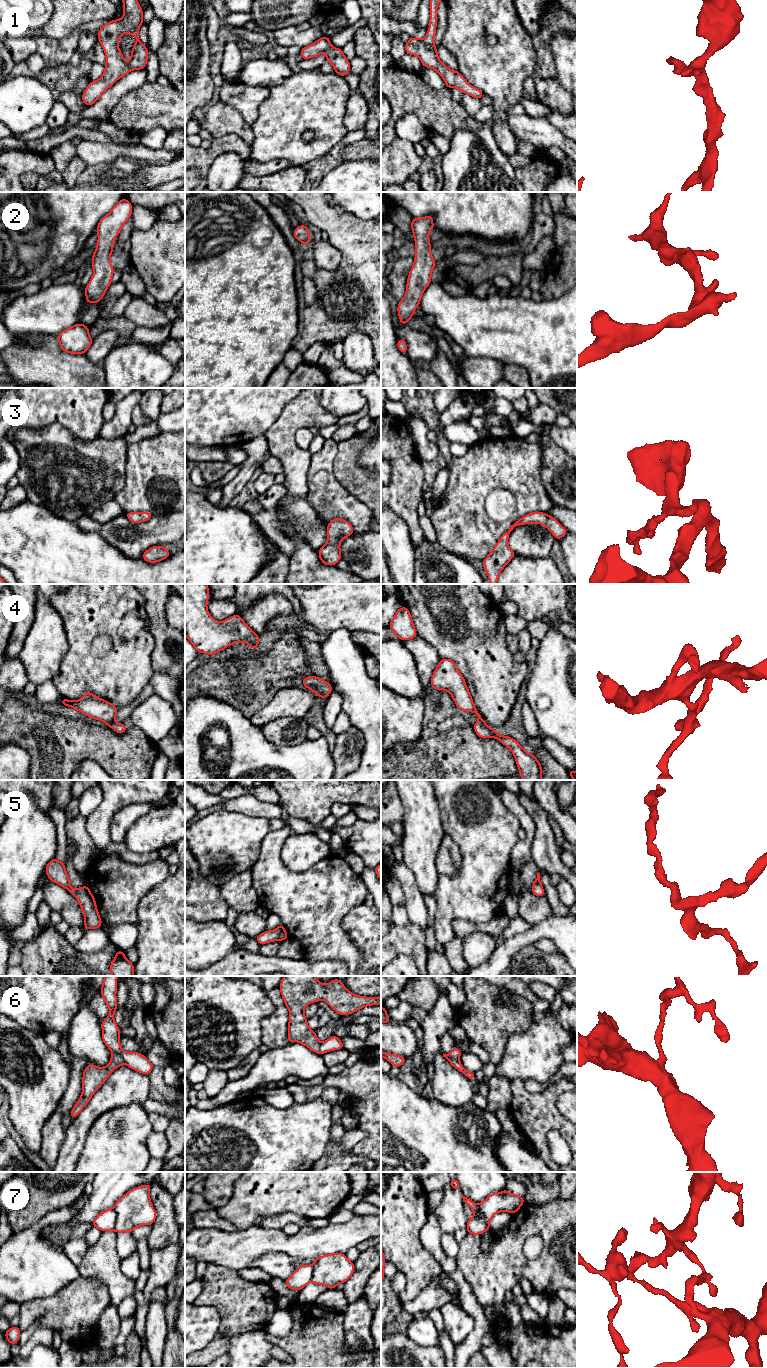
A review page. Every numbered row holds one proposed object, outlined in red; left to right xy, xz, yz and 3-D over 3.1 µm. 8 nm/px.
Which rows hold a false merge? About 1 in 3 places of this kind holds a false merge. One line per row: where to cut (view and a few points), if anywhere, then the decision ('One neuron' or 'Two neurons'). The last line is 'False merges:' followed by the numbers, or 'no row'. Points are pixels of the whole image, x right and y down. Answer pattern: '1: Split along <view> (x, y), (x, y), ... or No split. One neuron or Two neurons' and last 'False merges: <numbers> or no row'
1: No split. One neuron
2: No split. One neuron
3: No split. One neuron
4: No split. One neuron
5: No split. One neuron
6: Split along xy (112, 1052), (117, 1052), (124, 1062). Two neurons
7: Split along xy (112, 1208), (116, 1214), (114, 1229). Two neurons
False merges: 6, 7

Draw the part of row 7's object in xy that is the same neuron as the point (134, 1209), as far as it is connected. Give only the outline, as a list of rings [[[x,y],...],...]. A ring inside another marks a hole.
[[[151,1183],[128,1191],[114,1205],[117,1214],[114,1231],[131,1233],[136,1227],[152,1225],[157,1213],[150,1200]]]

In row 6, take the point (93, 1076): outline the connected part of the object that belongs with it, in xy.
[[[112,1053],[110,1063],[103,1068],[93,1064],[88,1064],[83,1072],[82,1094],[72,1111],[70,1112],[72,1120],[81,1112],[81,1110],[90,1101],[93,1094],[106,1081],[109,1075],[119,1066],[124,1064],[122,1056],[118,1053]]]

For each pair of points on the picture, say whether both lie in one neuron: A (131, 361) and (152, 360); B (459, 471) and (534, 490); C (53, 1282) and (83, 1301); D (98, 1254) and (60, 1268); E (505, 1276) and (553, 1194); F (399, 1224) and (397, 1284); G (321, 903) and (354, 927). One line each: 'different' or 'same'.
A: same
B: same
C: different
D: different
E: different
F: different
G: different

